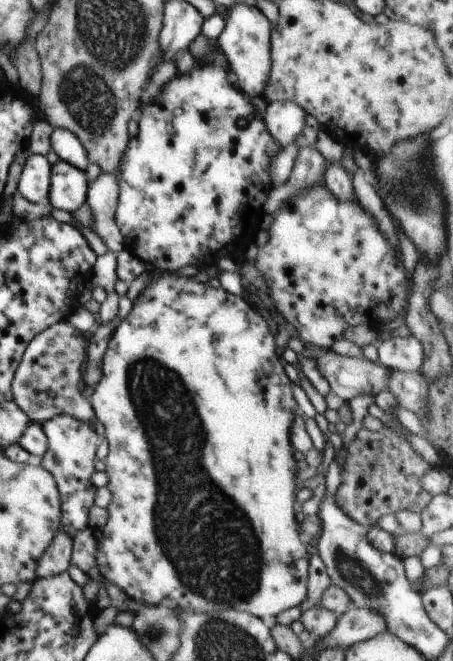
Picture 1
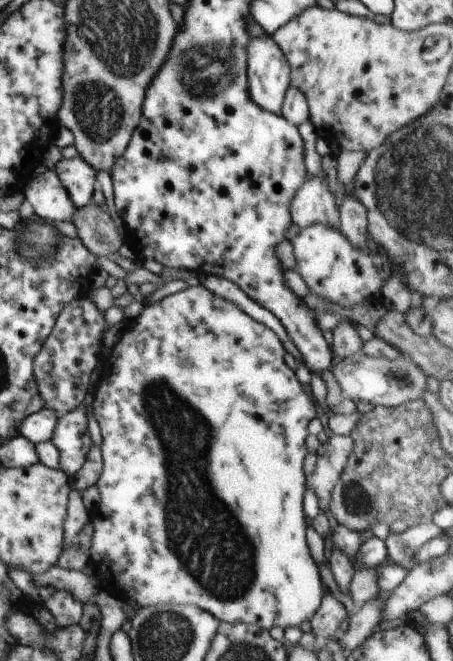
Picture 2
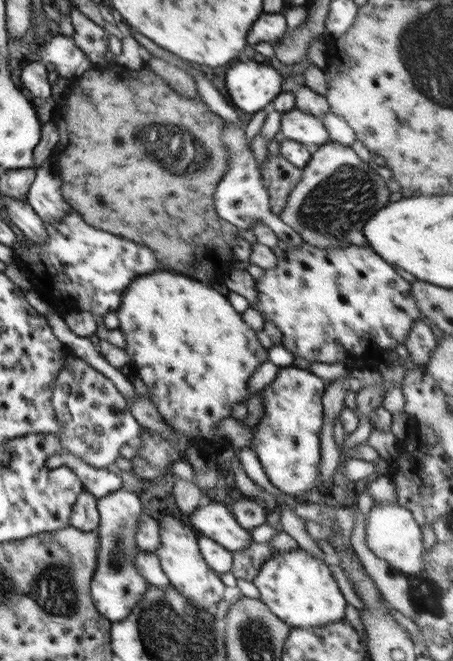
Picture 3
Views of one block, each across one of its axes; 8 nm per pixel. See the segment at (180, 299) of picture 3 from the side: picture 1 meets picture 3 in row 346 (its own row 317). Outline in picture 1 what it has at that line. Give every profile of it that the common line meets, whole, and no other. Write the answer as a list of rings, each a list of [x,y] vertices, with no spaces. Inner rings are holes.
[[[156,269],[152,270],[152,274],[151,284],[136,296],[132,311],[114,330],[102,358],[102,378],[89,399],[98,424],[104,428],[103,437],[108,440],[110,447],[108,457],[100,467],[108,475],[107,487],[112,493],[112,502],[106,508],[110,515],[108,522],[97,534],[96,567],[101,577],[116,584],[140,604],[163,605],[168,609],[198,613],[234,609],[262,620],[277,617],[289,608],[301,606],[307,598],[310,556],[299,538],[296,520],[298,509],[295,504],[298,467],[290,444],[290,426],[294,423],[294,416],[300,412],[294,400],[291,381],[285,374],[283,362],[280,362],[280,351],[275,344],[277,338],[270,332],[262,314],[246,299],[175,272],[159,272]]]

